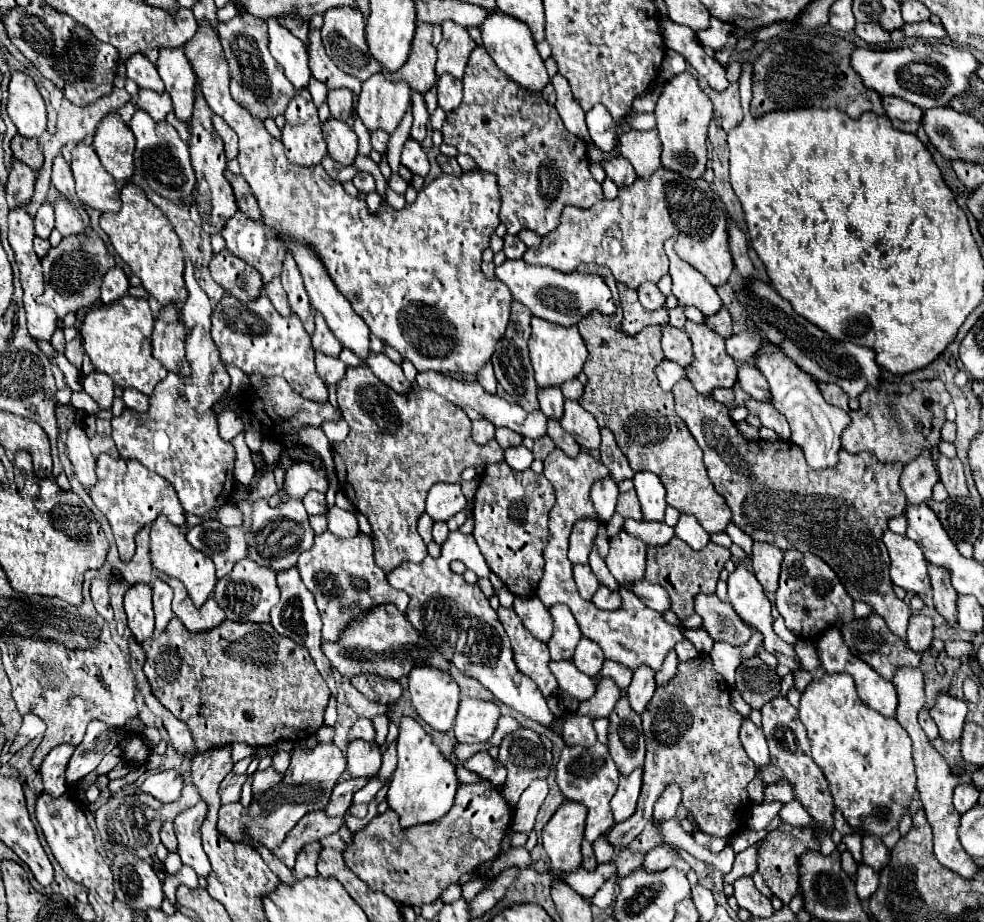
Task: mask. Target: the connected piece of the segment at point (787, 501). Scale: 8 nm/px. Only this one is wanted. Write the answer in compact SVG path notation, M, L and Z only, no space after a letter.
M682 379L672 389L676 399L676 413L688 425L696 443L704 451L704 465L708 469L708 477L712 479L716 491L726 499L732 509L732 523L736 523L742 531L746 531L754 541L766 541L776 545L778 549L796 549L810 551L822 557L840 577L848 593L854 601L866 601L874 607L874 611L886 619L888 627L906 641L906 625L910 619L910 607L900 601L892 591L890 581L890 559L888 551L882 545L882 535L888 531L888 521L904 513L906 497L898 485L900 473L904 469L902 463L880 463L872 453L862 451L856 455L844 453L840 449L840 461L832 469L810 469L804 461L804 453L798 445L790 441L764 441L746 439L732 423L728 415L728 407L724 403L712 401L710 397L692 389L688 379Z

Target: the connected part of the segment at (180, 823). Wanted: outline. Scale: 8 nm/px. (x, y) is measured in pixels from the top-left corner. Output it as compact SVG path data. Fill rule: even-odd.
M204 801L196 803L192 809L180 813L174 821L174 831L178 837L178 855L184 865L190 865L198 875L210 873L208 855L204 855L204 847L200 841L200 825L204 823L208 805Z

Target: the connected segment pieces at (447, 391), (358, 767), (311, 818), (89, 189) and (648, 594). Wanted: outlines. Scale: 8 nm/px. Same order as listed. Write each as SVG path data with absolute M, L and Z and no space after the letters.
M424 371L424 373L418 373L416 375L416 385L422 387L422 389L432 389L436 391L438 395L446 397L448 401L456 403L458 407L462 407L468 417L474 421L474 419L488 419L492 421L496 427L508 427L516 433L520 433L522 437L532 437L532 439L538 439L542 435L546 435L546 417L540 413L540 409L536 413L528 413L524 409L520 409L518 405L512 405L508 403L506 399L500 399L498 395L490 395L482 389L480 383L466 383L466 381L458 381L454 377L444 377L442 373L436 373L436 371Z
M360 739L350 741L346 759L348 759L346 771L352 777L368 777L368 779L380 771L380 763L382 763L380 747L368 741L360 741Z
M316 811L316 813L306 813L296 827L292 829L292 833L288 833L288 837L284 839L284 843L274 849L274 855L288 865L290 869L294 867L296 855L298 851L314 841L320 841L326 835L332 835L340 829L340 825L344 823L344 817L328 817L324 811Z
M78 143L72 151L72 173L76 179L78 199L98 211L118 211L120 195L114 179L102 167L92 145Z
M646 579L642 581L634 581L632 589L630 589L638 599L642 599L644 605L648 605L654 611L666 611L670 609L670 601L668 601L668 593L660 587L660 585L652 585Z

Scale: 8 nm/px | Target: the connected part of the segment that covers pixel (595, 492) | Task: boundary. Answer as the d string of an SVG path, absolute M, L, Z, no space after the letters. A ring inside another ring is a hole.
M600 479L592 485L590 491L590 499L594 503L594 509L598 513L598 519L602 523L608 523L610 517L614 515L614 507L616 507L616 497L618 497L618 485L614 479Z

